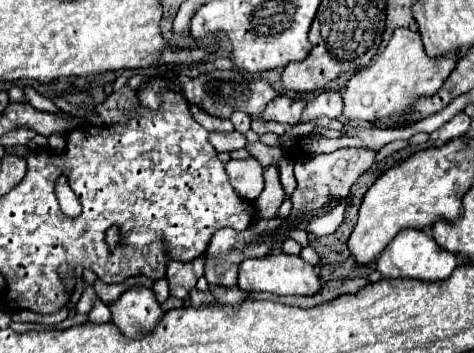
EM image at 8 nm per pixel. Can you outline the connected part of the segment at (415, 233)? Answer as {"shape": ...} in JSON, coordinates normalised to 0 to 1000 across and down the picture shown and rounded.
{"shape":[[[857,649],[844,654],[806,711],[806,722],[793,739],[797,768],[814,790],[840,790],[840,785],[865,785],[865,790],[886,790],[886,796],[932,796],[941,790],[958,762],[962,762],[962,722],[949,711],[924,700],[916,671],[895,654],[895,649]]]}

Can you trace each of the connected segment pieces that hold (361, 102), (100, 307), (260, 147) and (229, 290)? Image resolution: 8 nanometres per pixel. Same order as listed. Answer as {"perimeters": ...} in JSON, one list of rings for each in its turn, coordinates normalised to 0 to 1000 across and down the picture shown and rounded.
{"perimeters":[[[[840,76],[814,139],[789,167],[789,184],[759,195],[734,229],[730,252],[722,258],[726,331],[785,343],[797,331],[852,326],[865,314],[878,275],[916,269],[932,246],[941,218],[962,190],[962,173],[966,156],[949,156],[949,167],[907,167],[895,144],[882,88]]],[[[203,847],[198,864],[194,864],[194,881],[186,887],[186,904],[194,915],[232,915],[232,875],[228,875],[228,864],[215,858],[211,847]]],[[[549,399],[519,405],[519,428],[523,428],[532,445],[540,445],[540,450],[553,462],[553,473],[565,473],[565,467],[574,467],[574,462],[599,450],[599,428],[595,428],[591,416],[565,416],[565,411],[549,405]]],[[[443,807],[443,830],[456,841],[460,858],[477,858],[477,864],[511,858],[519,847],[519,836],[523,836],[502,807],[494,807],[494,813],[451,813],[451,807]]]]}

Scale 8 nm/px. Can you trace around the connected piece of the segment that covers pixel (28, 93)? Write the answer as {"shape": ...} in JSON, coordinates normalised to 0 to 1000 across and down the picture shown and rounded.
{"shape":[[[51,246],[51,275],[55,275],[55,286],[59,286],[68,303],[76,303],[76,309],[89,309],[89,314],[122,314],[110,286],[101,286],[101,280],[89,275],[89,269],[80,269],[80,258],[68,252],[68,246]]]}

